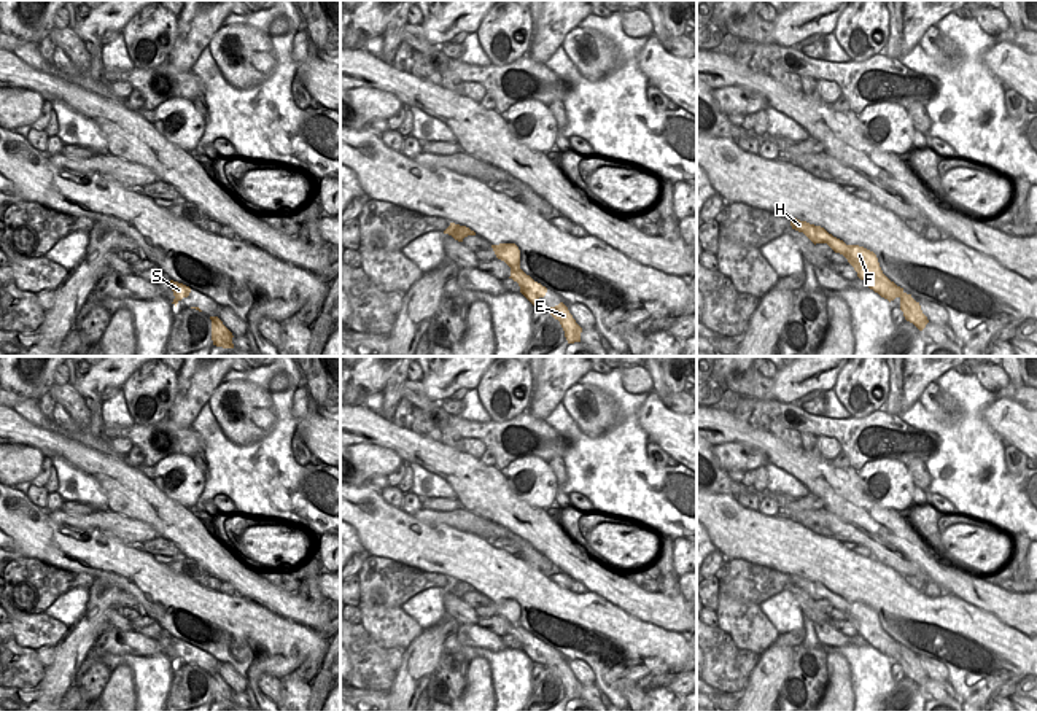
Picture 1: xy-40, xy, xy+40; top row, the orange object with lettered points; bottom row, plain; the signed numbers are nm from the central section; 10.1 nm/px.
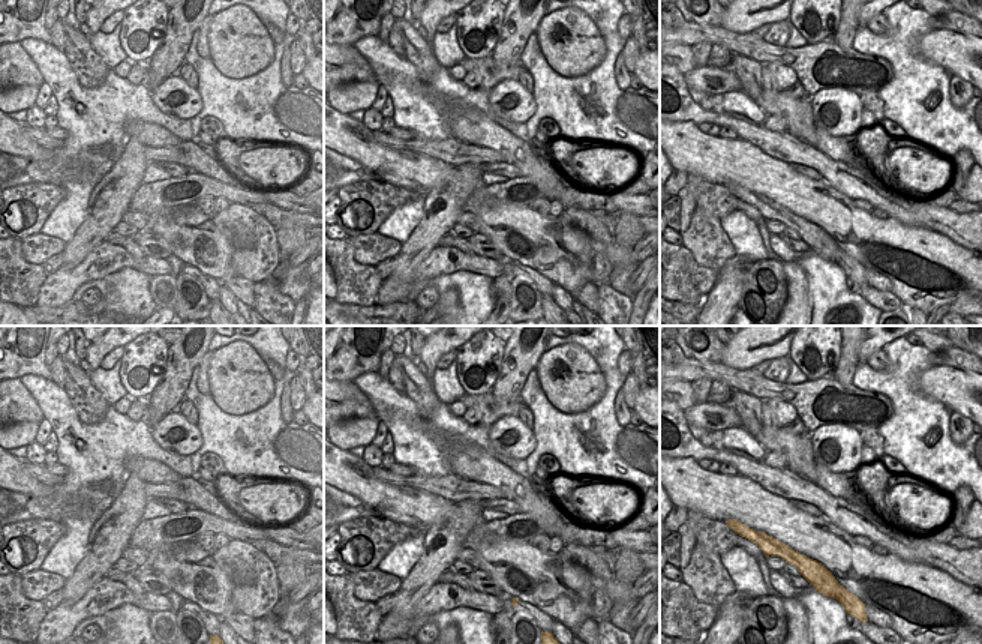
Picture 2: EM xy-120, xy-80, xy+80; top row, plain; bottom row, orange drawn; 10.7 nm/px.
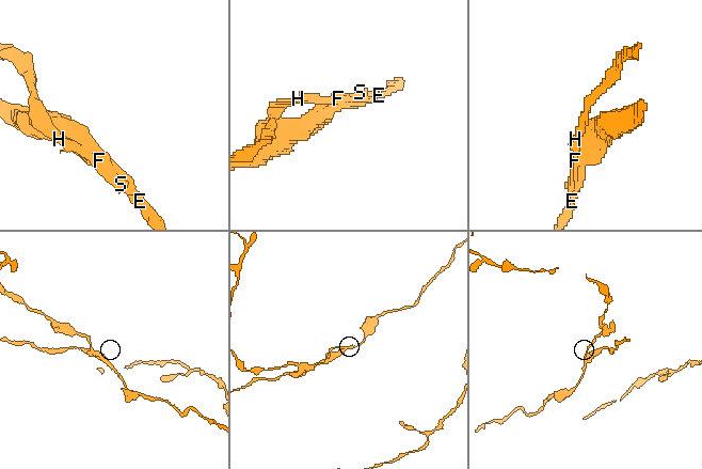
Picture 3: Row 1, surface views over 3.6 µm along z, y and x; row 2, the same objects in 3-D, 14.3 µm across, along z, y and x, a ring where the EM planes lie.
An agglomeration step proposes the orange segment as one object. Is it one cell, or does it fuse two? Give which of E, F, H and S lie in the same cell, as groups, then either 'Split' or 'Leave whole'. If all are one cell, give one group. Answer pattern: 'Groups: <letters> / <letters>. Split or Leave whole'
Groups: E F S / H. Split

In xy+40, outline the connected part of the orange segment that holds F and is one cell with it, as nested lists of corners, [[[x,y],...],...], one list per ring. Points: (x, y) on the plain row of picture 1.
[[[859,601],[853,603],[853,608],[845,609],[845,614],[854,624],[857,633],[864,636],[870,646],[873,646],[889,659],[899,654],[900,666],[903,668],[905,676],[922,687],[929,676],[922,670],[919,659],[916,659],[911,651],[907,651],[903,644],[897,643],[883,630],[878,614],[873,608]]]

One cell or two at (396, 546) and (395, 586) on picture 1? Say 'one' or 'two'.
two

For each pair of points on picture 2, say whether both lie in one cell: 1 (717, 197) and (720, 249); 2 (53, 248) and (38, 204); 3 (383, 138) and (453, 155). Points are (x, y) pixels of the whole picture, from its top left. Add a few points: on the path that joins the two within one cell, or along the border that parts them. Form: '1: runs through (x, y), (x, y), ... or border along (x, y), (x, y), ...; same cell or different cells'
1: runs through (712, 210), (712, 236); same cell
2: runs through (41, 239), (36, 234), (36, 216); same cell
3: runs through (401, 144), (435, 147); same cell

